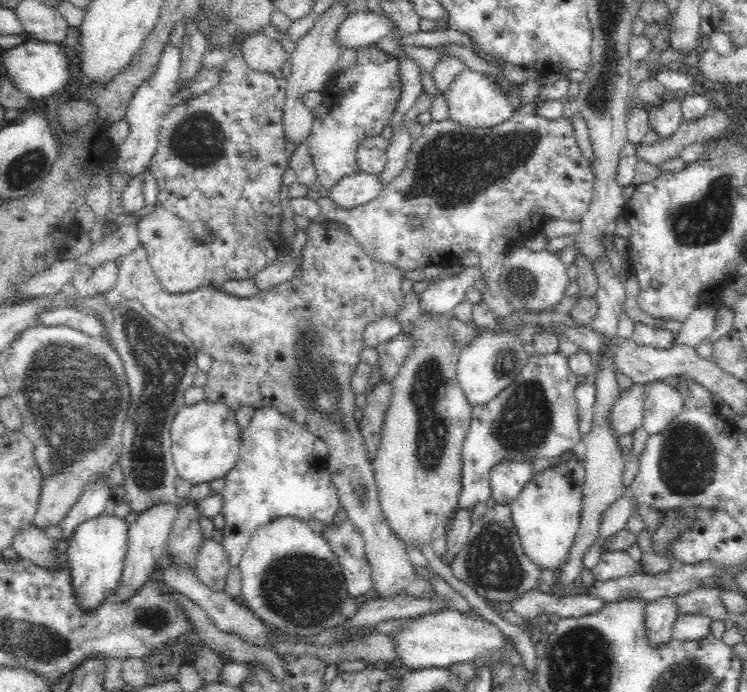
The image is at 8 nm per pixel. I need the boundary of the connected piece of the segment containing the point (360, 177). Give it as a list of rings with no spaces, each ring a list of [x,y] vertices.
[[[360,170],[358,174],[344,176],[334,188],[330,189],[327,196],[330,202],[342,210],[352,210],[374,200],[382,190],[377,183],[377,176],[369,176]]]

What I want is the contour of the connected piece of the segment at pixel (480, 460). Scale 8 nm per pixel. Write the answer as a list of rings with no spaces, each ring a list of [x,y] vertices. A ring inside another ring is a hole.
[[[556,352],[552,355],[531,354],[522,365],[518,376],[498,396],[471,408],[471,423],[465,432],[460,449],[459,470],[461,487],[457,498],[457,509],[473,512],[478,504],[484,504],[491,496],[490,472],[502,462],[532,462],[538,458],[558,458],[564,452],[581,449],[583,434],[579,429],[575,391],[579,386],[577,377],[569,371],[567,358]]]

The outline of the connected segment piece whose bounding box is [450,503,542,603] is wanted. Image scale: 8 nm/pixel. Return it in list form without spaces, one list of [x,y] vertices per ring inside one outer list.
[[[495,504],[473,522],[464,548],[456,554],[451,571],[488,600],[512,603],[530,590],[539,590],[542,569],[535,566],[522,548],[511,518],[509,504]]]

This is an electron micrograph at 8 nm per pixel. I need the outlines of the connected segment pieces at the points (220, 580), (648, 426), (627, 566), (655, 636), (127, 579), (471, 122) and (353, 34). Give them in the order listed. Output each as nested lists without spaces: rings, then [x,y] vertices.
[[[205,538],[196,559],[197,579],[212,592],[220,592],[226,586],[230,568],[226,549],[214,538]]]
[[[669,377],[642,385],[641,426],[649,436],[662,432],[683,409],[683,399],[674,381],[674,377]]]
[[[602,551],[592,573],[598,580],[612,580],[621,576],[630,576],[639,571],[638,562],[626,551]]]
[[[673,597],[650,601],[643,612],[643,627],[647,644],[652,648],[662,648],[672,639],[672,625],[678,616]]]
[[[156,501],[153,505],[137,513],[136,520],[128,525],[127,553],[123,562],[123,573],[120,583],[113,591],[112,600],[123,601],[131,597],[144,583],[148,582],[150,573],[156,570],[157,560],[164,555],[165,542],[176,523],[180,512],[179,503],[174,501]]]
[[[468,66],[454,76],[450,84],[441,92],[441,97],[446,103],[447,119],[461,126],[494,127],[506,122],[514,114],[498,83],[490,82],[488,77],[468,69]]]
[[[370,10],[358,11],[346,16],[336,27],[333,38],[342,52],[360,49],[392,36],[392,26],[394,24],[384,14],[378,15]]]

